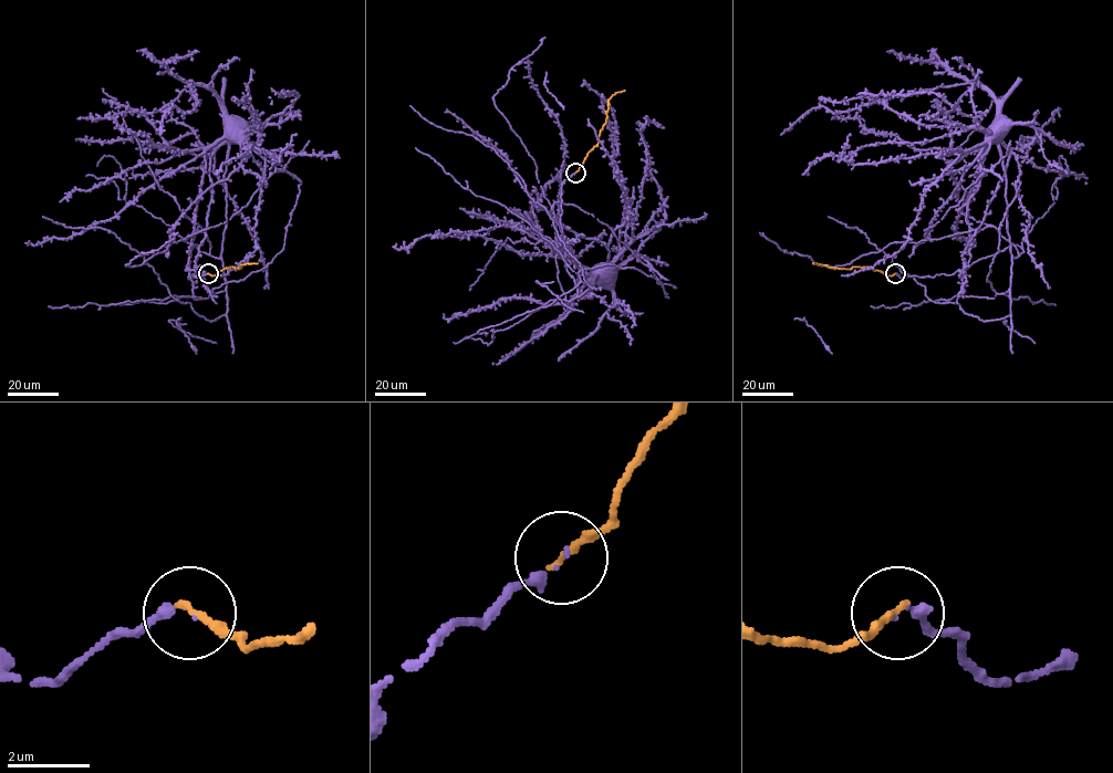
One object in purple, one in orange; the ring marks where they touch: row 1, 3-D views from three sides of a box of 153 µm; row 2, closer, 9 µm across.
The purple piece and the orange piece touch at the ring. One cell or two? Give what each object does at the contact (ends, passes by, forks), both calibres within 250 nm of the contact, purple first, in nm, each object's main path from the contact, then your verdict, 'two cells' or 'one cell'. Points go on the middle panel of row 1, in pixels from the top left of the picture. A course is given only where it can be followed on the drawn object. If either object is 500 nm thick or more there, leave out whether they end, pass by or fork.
purple ends there; orange ends there; 120 nm thick on the purple side, 200 nm on the other; purple runs (575, 171), (562, 186), (562, 234), (555, 247), (563, 246), (572, 262), (590, 268), (602, 265), (605, 271); orange runs (575, 171), (597, 143), (609, 98), (624, 90); one cell

